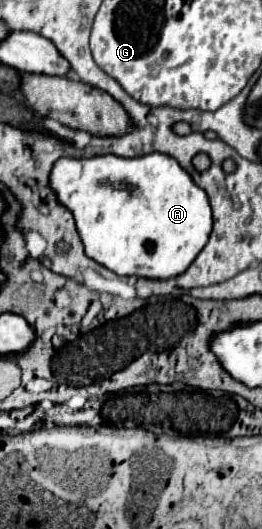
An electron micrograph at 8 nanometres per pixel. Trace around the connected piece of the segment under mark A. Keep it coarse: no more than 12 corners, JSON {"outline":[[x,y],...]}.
{"outline":[[168,154],[60,158],[84,254],[168,280],[208,242],[206,192]]}

